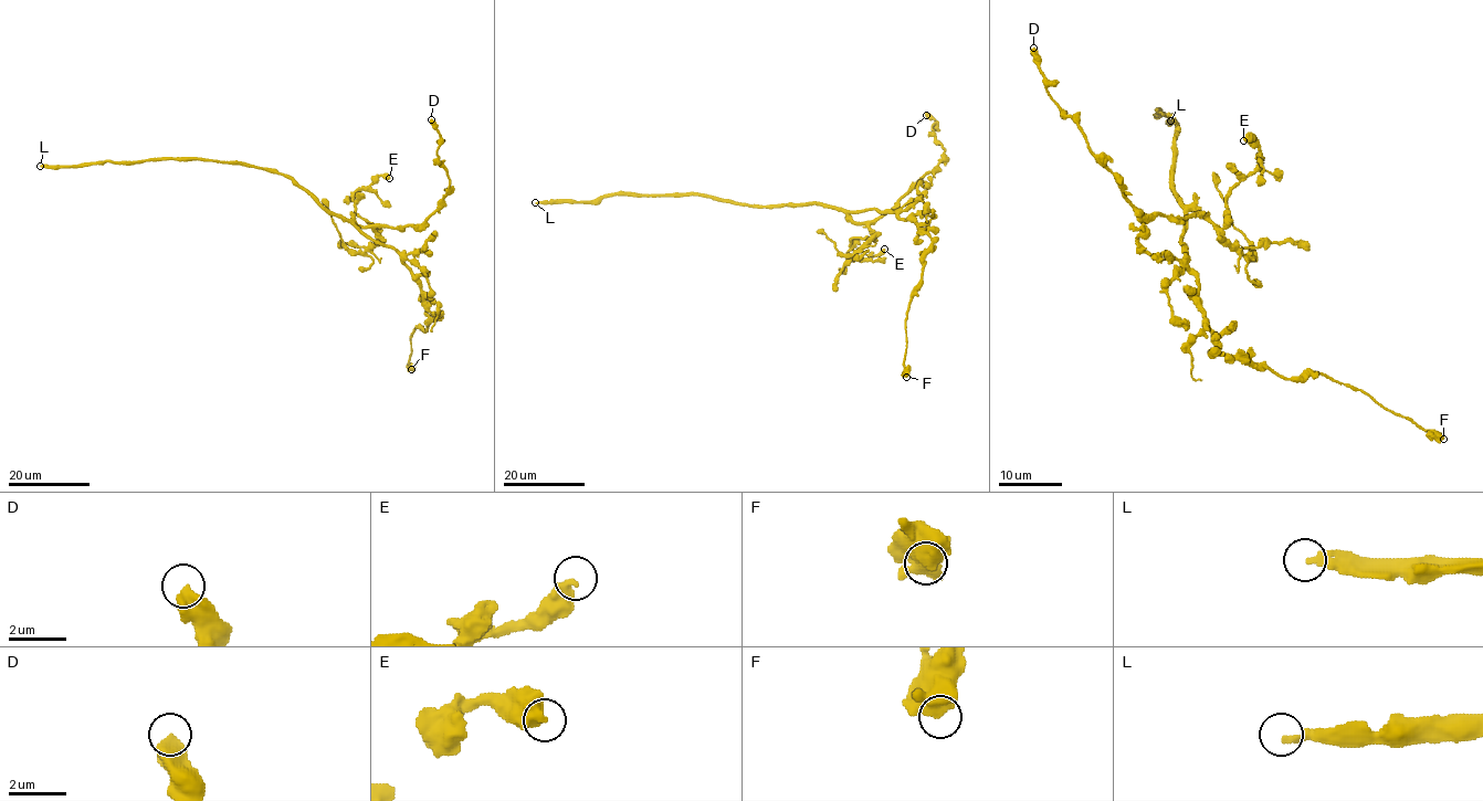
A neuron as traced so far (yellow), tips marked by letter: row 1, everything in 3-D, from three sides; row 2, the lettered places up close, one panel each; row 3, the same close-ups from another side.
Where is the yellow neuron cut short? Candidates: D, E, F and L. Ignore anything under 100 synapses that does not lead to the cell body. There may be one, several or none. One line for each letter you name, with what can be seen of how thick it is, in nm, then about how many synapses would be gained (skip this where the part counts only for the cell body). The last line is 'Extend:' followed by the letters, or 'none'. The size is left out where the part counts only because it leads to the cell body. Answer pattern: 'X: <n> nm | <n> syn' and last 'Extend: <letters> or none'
L: 280 nm | 950 syn
Extend: L

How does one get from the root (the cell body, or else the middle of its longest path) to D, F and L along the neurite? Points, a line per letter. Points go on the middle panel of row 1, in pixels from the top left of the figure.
D: (835, 208), (855, 222), (875, 222), (933, 170), (944, 149), (932, 129), (935, 120), (926, 115)
F: (835, 208), (894, 212), (902, 219), (913, 220), (931, 239), (918, 290), (905, 318), (903, 373), (906, 377)
L: (835, 208), (816, 204), (740, 204), (697, 195), (603, 195), (590, 201), (535, 202)

